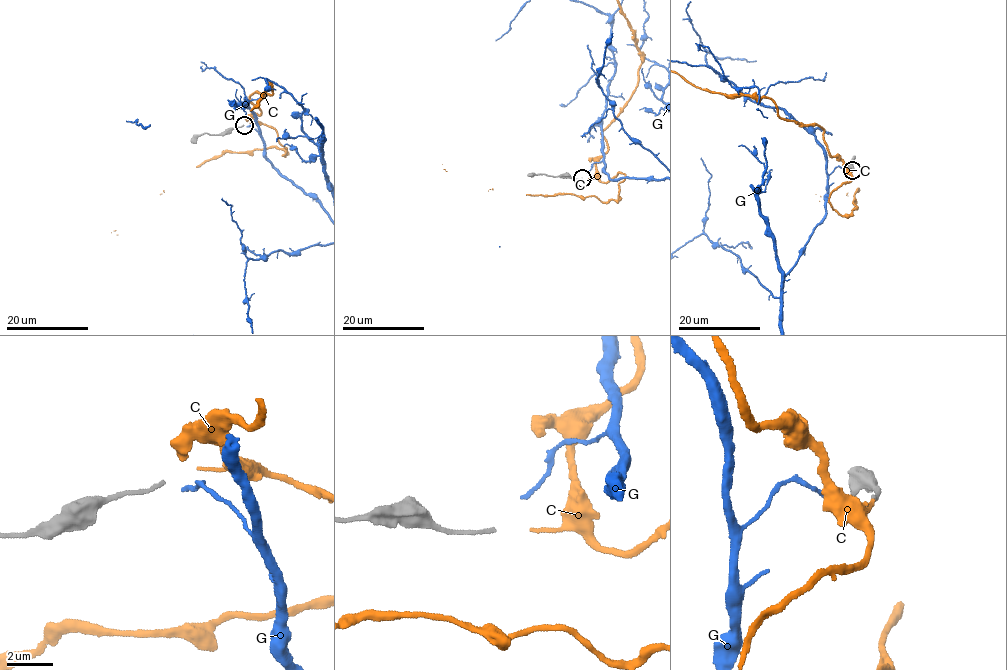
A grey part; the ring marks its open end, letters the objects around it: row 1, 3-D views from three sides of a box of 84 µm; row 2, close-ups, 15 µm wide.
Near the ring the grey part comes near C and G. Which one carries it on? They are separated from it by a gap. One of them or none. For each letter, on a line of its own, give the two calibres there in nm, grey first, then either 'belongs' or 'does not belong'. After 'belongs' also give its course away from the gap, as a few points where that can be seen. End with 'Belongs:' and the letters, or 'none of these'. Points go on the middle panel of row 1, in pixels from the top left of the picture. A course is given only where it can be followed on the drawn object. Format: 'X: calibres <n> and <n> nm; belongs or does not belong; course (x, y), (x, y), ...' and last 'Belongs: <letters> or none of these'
C: calibres 150 and 130 nm; belongs; course (588, 178), (594, 176), (596, 162), (607, 150), (603, 130), (635, 88), (642, 52)
G: calibres 150 and 180 nm; does not belong
Belongs: C

